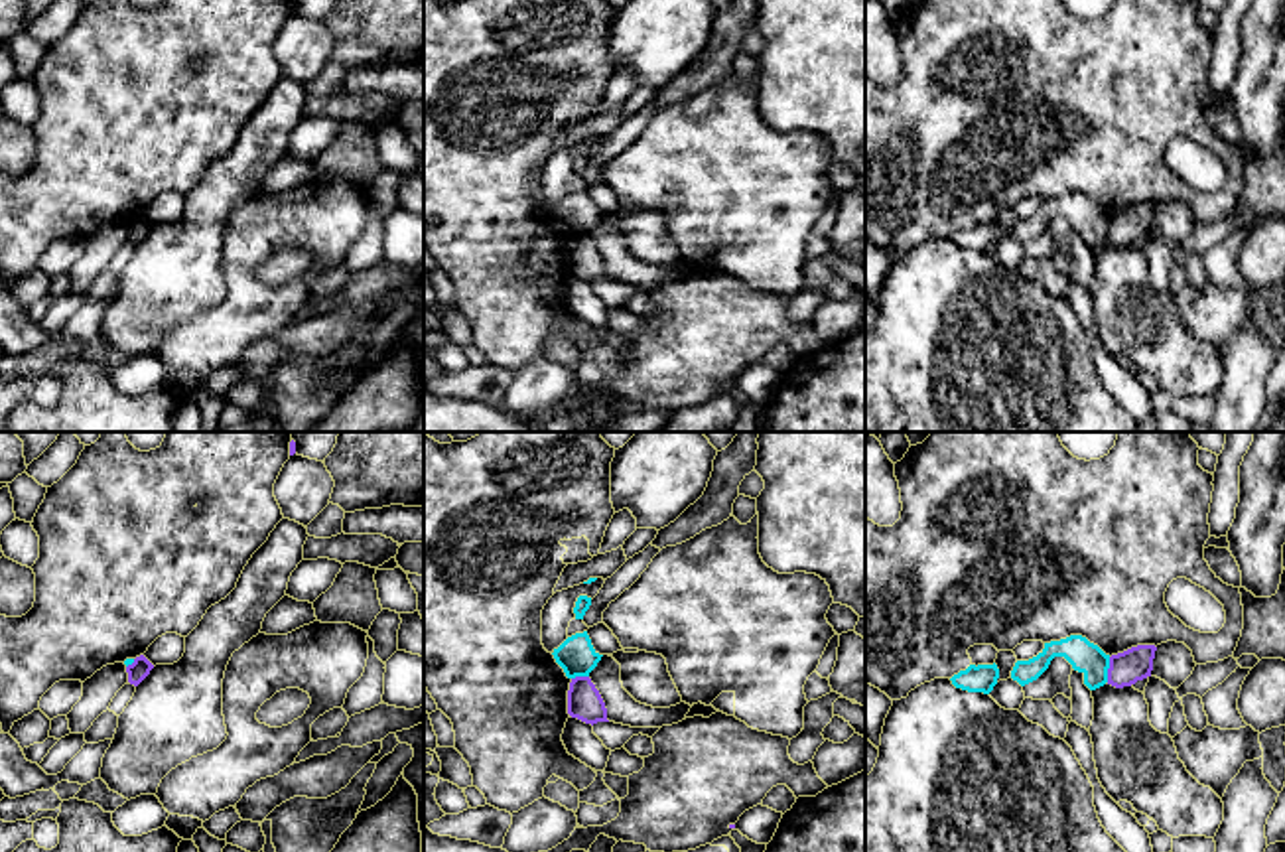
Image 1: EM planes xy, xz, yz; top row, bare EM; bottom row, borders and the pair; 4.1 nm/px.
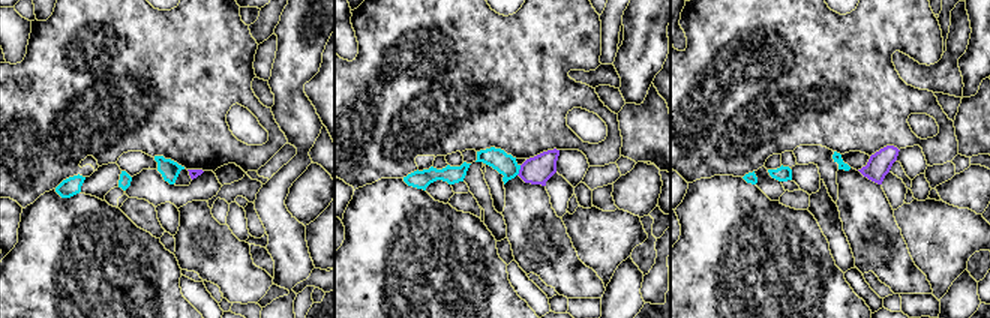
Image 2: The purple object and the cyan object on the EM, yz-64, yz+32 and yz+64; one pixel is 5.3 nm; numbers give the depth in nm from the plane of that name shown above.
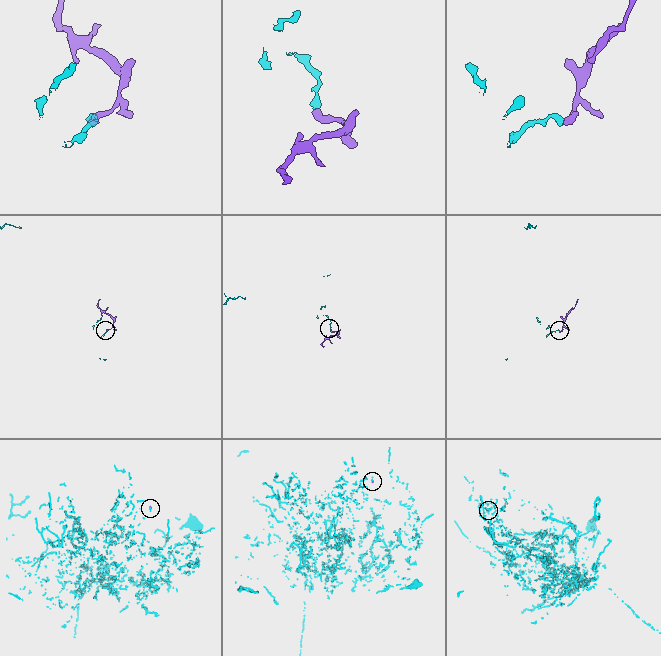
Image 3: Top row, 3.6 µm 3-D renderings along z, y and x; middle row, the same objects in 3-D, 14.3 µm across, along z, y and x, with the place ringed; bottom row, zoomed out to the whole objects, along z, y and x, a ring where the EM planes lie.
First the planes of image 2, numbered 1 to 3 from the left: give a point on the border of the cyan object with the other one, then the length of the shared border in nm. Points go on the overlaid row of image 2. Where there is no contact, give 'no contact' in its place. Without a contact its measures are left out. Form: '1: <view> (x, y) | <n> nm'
1: no contact
2: yz+32 (519, 170) | 60 nm
3: no contact

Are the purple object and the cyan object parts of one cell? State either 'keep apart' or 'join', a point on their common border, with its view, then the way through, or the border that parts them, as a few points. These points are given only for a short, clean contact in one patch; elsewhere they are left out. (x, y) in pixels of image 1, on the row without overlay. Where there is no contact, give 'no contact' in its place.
keep apart | yz (1108, 227) | along yz (1110, 215), (1106, 239)

